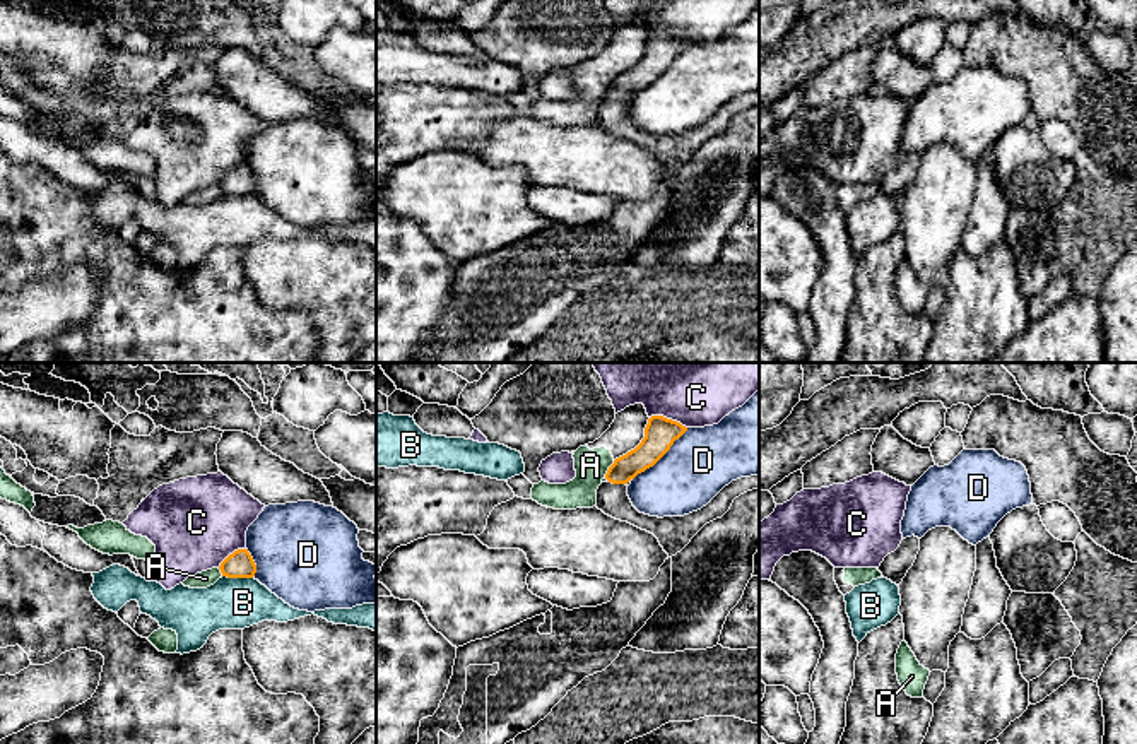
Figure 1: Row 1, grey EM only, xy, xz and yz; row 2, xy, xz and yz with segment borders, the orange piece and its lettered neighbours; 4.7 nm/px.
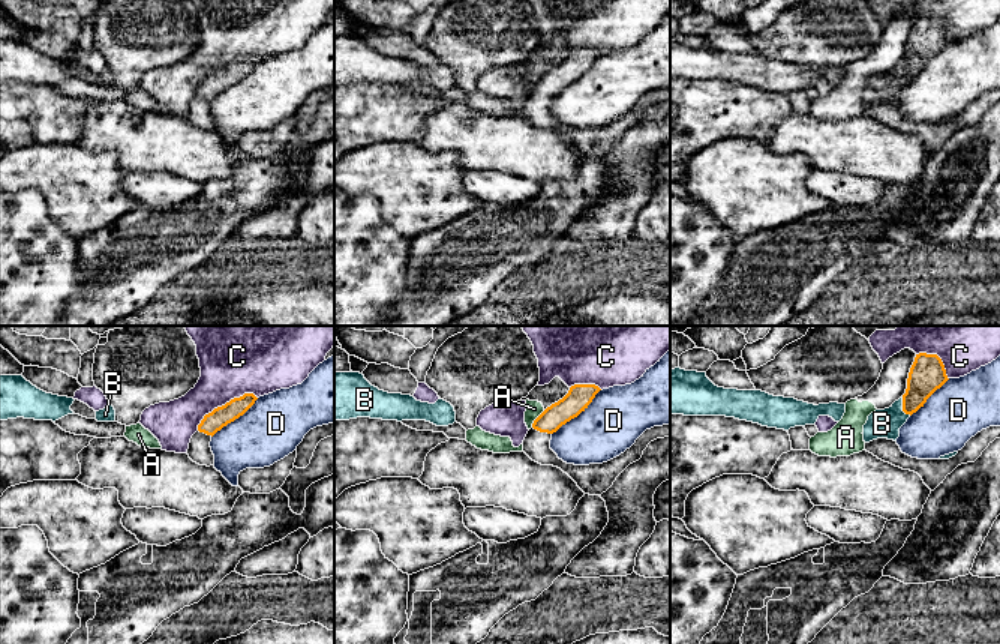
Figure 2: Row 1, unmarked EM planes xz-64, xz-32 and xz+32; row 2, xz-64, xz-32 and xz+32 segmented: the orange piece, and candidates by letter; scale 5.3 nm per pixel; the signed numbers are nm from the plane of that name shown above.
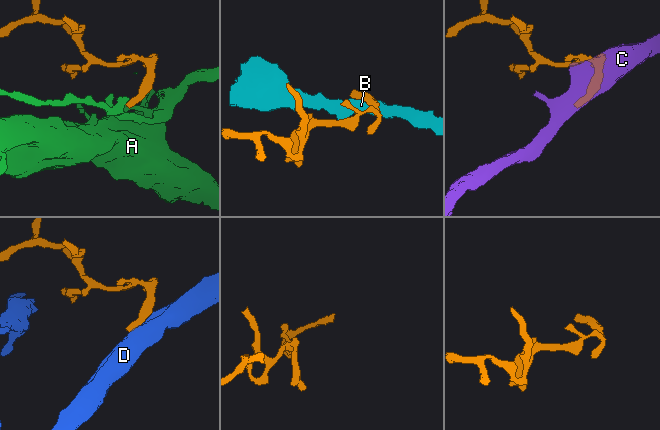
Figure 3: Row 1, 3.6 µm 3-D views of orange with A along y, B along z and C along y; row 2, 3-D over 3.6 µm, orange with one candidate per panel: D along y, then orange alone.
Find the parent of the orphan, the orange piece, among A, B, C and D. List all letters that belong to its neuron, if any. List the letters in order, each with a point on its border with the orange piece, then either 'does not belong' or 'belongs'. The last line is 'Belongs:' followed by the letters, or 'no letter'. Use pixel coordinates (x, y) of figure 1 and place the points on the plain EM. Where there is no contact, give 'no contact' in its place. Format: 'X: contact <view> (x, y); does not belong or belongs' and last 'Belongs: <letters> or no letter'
A: contact xz (609, 86); does not belong
B: contact xy (238, 194); does not belong
C: contact xz (669, 36); does not belong
D: contact xz (660, 74); does not belong
Belongs: no letter

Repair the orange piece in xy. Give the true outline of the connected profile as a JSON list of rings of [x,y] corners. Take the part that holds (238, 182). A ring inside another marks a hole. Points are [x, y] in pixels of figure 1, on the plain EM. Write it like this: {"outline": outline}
{"outline": [[[238,166],[221,180],[219,186],[227,195],[253,195],[256,181],[248,166]]]}

